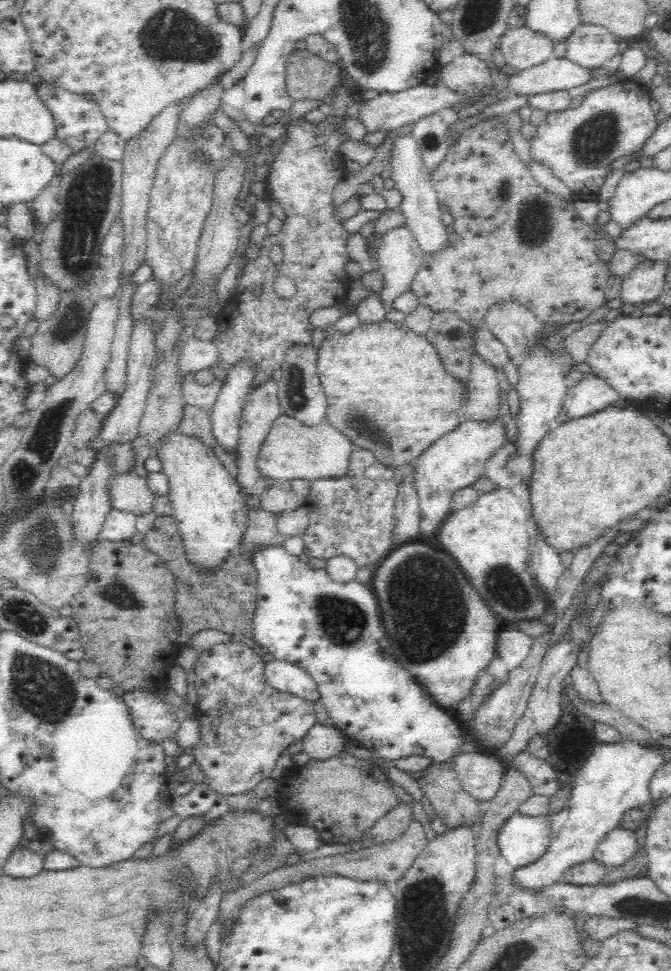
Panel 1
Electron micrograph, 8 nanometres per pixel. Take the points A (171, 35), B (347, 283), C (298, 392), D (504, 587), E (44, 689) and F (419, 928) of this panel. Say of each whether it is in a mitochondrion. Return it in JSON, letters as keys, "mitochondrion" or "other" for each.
{"A":"mitochondrion","B":"other","C":"mitochondrion","D":"mitochondrion","E":"mitochondrion","F":"mitochondrion"}

